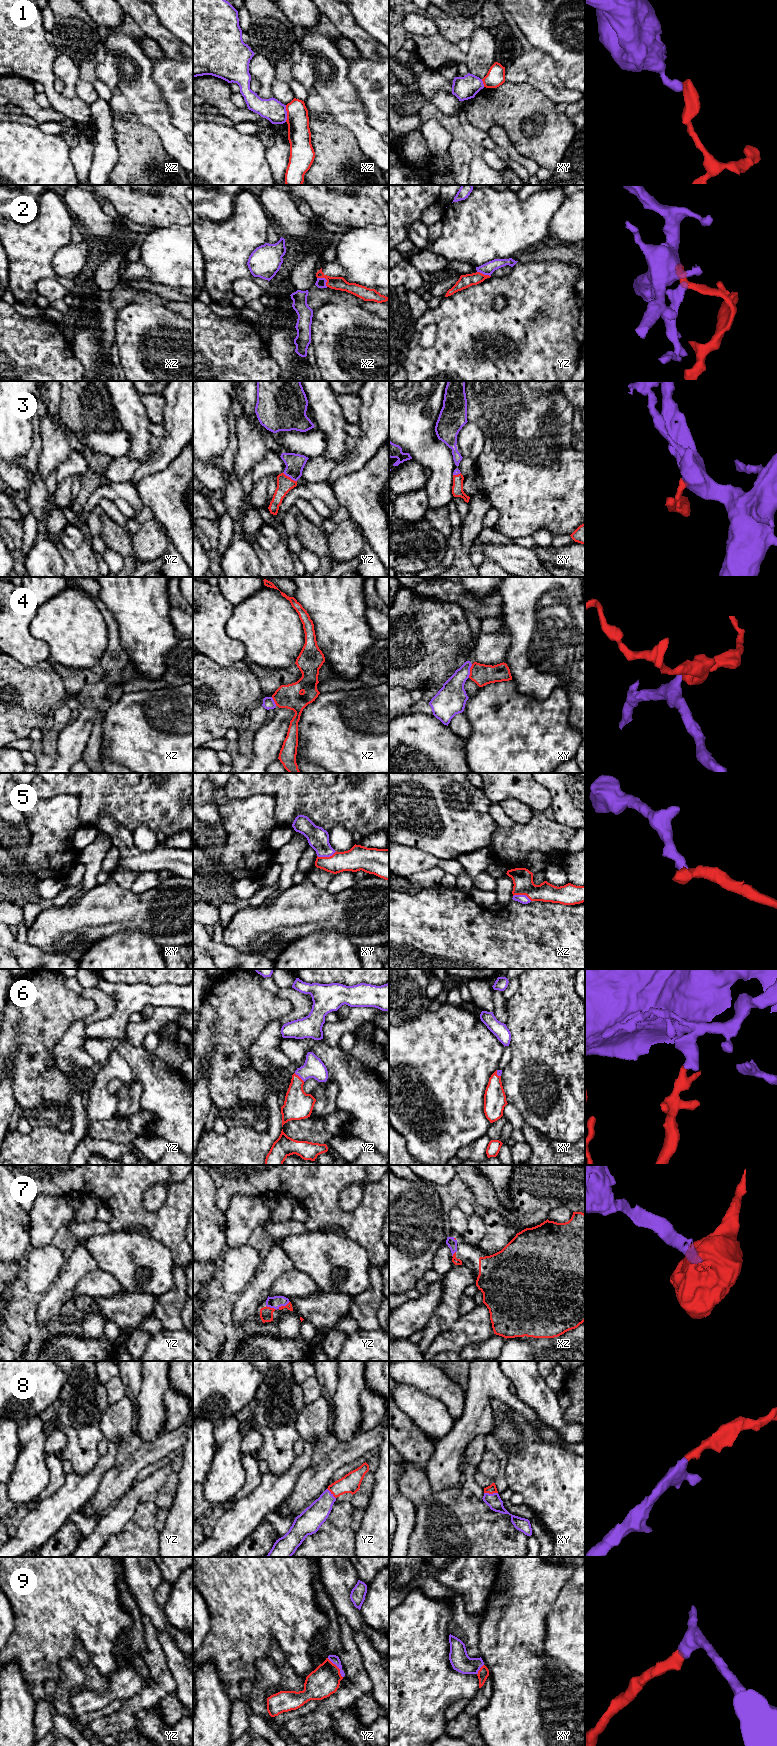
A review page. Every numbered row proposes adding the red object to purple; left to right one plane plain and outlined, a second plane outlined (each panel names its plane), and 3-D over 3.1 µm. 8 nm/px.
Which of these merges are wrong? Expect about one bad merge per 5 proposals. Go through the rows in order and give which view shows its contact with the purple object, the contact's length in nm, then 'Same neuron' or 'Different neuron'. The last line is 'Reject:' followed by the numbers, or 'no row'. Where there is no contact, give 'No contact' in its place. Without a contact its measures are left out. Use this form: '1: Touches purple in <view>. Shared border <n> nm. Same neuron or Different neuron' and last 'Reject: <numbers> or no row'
1: Touches purple in xz. Shared border 140 nm. Different neuron
2: Touches purple in xz. Shared border 120 nm. Different neuron
3: Touches purple in yz. Shared border 130 nm. Same neuron
4: Touches purple in xy. Shared border 120 nm. Different neuron
5: Touches purple in xy. Shared border 170 nm. Same neuron
6: Touches purple in yz. Shared border 110 nm. Same neuron
7: Touches purple in yz. Shared border 110 nm. Same neuron
8: Touches purple in xy. Shared border 110 nm. Same neuron
9: Touches purple in yz. Shared border 200 nm. Same neuron
Reject: 1, 2, 4

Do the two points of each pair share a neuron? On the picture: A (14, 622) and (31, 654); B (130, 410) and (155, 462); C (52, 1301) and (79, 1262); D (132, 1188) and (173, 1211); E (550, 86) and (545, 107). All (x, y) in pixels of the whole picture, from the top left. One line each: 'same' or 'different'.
A: same
B: different
C: same
D: same
E: different

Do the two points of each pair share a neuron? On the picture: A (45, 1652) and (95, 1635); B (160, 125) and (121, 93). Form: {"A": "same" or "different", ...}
{"A": "same", "B": "same"}

